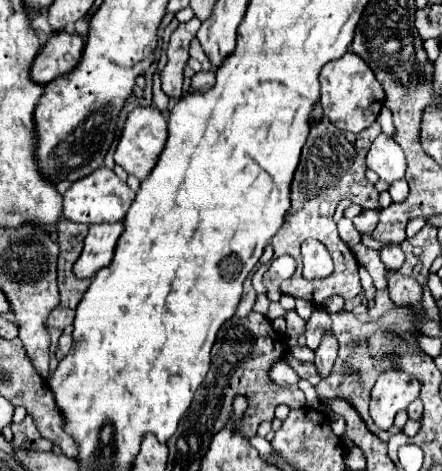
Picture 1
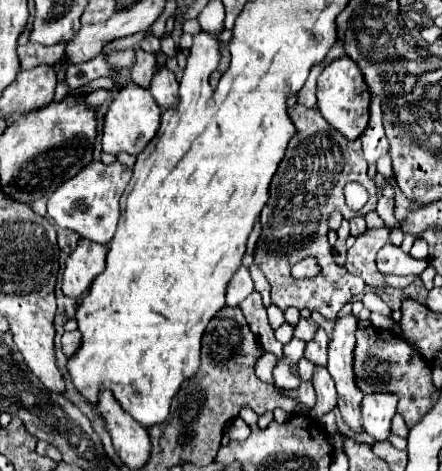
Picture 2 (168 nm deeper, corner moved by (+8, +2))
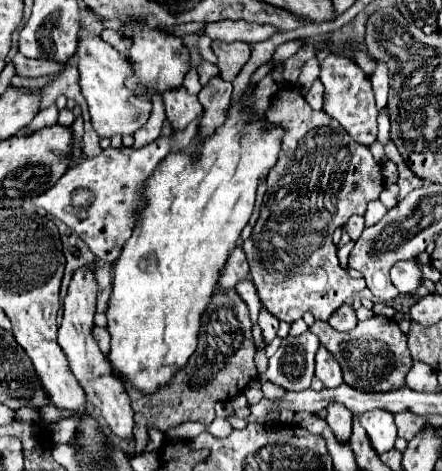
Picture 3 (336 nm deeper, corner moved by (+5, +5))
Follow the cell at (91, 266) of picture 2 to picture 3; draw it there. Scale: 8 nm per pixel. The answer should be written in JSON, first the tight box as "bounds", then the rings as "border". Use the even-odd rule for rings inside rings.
{"bounds":[59,265,135,439],"border":[[[95,265],[79,267],[73,273],[73,279],[69,283],[69,289],[67,289],[67,295],[65,295],[65,301],[63,301],[65,313],[63,313],[63,323],[59,327],[59,345],[61,345],[63,353],[67,355],[67,361],[69,361],[69,367],[73,371],[73,375],[77,377],[79,385],[87,393],[87,405],[101,411],[109,429],[119,439],[133,439],[135,411],[131,407],[131,399],[129,399],[123,383],[119,383],[119,379],[111,375],[111,367],[109,367],[107,357],[99,351],[95,339],[91,337],[93,315],[95,315],[95,295],[97,295]]]}

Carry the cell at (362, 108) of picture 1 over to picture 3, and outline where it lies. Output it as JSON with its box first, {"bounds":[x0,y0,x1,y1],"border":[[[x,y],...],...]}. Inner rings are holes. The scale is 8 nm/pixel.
{"bounds":[321,55,377,145],"border":[[[331,55],[321,63],[321,83],[325,85],[323,111],[339,121],[339,125],[361,145],[371,145],[377,139],[377,109],[369,77],[359,65],[347,57]]]}

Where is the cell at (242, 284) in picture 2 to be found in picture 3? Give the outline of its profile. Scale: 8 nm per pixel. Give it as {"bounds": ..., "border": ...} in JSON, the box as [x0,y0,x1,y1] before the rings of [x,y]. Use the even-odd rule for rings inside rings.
{"bounds":[219,247,251,289],"border":[[[237,247],[231,255],[229,255],[229,261],[223,269],[223,275],[219,279],[219,285],[221,287],[227,287],[227,289],[235,289],[235,285],[243,279],[249,279],[251,271],[249,271],[249,263],[245,259],[245,253]]]}

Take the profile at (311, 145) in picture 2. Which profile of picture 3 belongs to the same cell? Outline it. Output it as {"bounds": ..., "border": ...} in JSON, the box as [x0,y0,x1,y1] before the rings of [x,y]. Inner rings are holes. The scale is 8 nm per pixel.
{"bounds":[243,87,383,323],"border":[[[287,87],[287,89],[281,89],[281,91],[275,93],[273,103],[271,103],[271,107],[267,109],[267,119],[269,119],[271,123],[279,123],[281,127],[285,127],[287,133],[285,133],[285,137],[283,137],[283,147],[281,147],[279,161],[275,163],[275,167],[273,167],[273,169],[269,171],[269,175],[267,175],[267,193],[265,193],[265,199],[263,199],[263,205],[261,205],[261,217],[259,217],[257,225],[253,227],[251,237],[243,243],[243,251],[245,251],[247,261],[249,261],[249,265],[251,265],[251,277],[253,277],[253,283],[255,283],[255,287],[257,287],[257,291],[259,291],[259,297],[261,297],[263,305],[265,305],[277,319],[287,321],[287,323],[293,323],[293,321],[301,319],[305,311],[311,311],[315,319],[327,321],[343,303],[347,303],[351,297],[359,295],[359,293],[367,287],[363,277],[361,277],[361,279],[355,279],[355,277],[351,277],[351,275],[339,265],[337,247],[333,245],[333,239],[331,239],[331,237],[333,237],[333,231],[335,231],[337,227],[345,225],[347,219],[349,219],[351,215],[355,215],[355,213],[363,215],[367,203],[369,203],[371,199],[377,199],[377,197],[379,197],[379,193],[381,193],[381,189],[383,189],[381,165],[373,159],[369,147],[367,147],[367,145],[361,145],[361,143],[355,143],[355,141],[351,139],[351,135],[349,135],[335,119],[331,119],[331,117],[329,117],[327,113],[323,113],[323,111],[311,109],[309,103],[305,101],[305,97],[303,97],[295,87]]]}

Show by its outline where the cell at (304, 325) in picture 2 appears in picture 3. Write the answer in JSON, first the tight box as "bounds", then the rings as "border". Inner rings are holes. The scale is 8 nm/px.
{"bounds":[309,315,413,391],"border":[[[375,315],[359,321],[349,333],[335,331],[327,321],[315,321],[309,329],[335,355],[335,359],[339,359],[347,385],[359,391],[395,391],[405,385],[405,375],[413,367],[413,359],[407,349],[407,335],[401,333],[393,319]]]}

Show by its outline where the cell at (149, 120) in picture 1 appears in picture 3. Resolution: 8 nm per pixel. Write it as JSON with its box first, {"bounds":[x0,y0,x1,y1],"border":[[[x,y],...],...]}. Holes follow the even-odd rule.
{"bounds":[79,29,151,137],"border":[[[81,29],[79,35],[79,71],[81,71],[81,89],[83,97],[89,103],[91,123],[99,137],[113,137],[113,135],[133,135],[137,129],[141,129],[149,115],[151,115],[151,99],[149,95],[137,95],[125,85],[127,75],[131,75],[131,63],[125,55],[115,51],[109,43],[105,43],[99,35],[87,33]]]}

